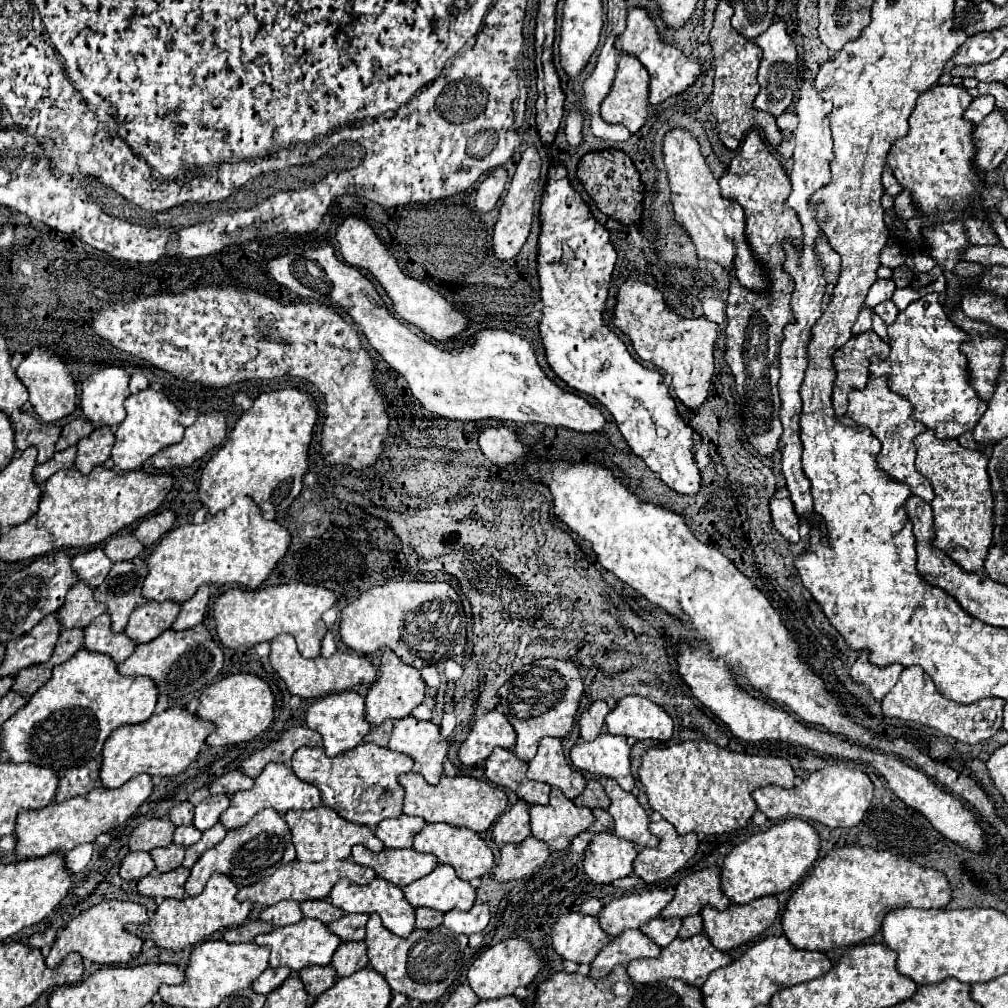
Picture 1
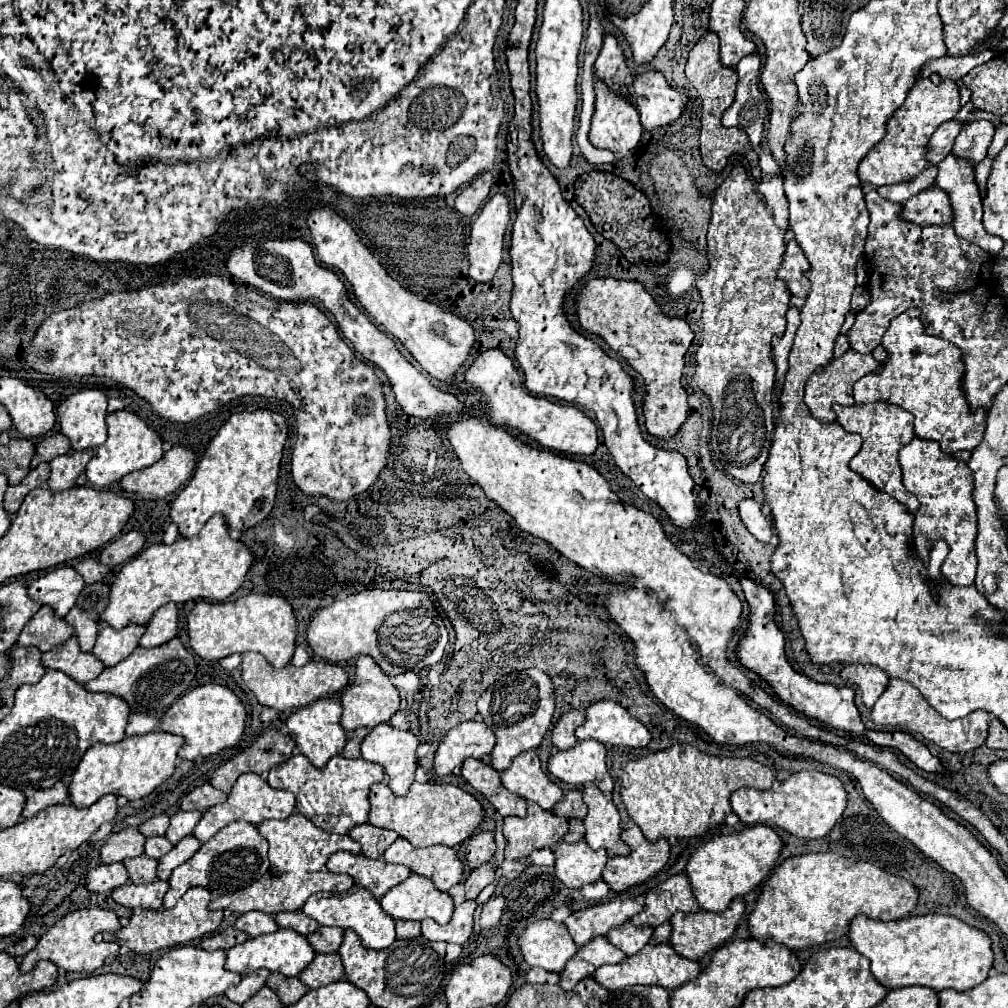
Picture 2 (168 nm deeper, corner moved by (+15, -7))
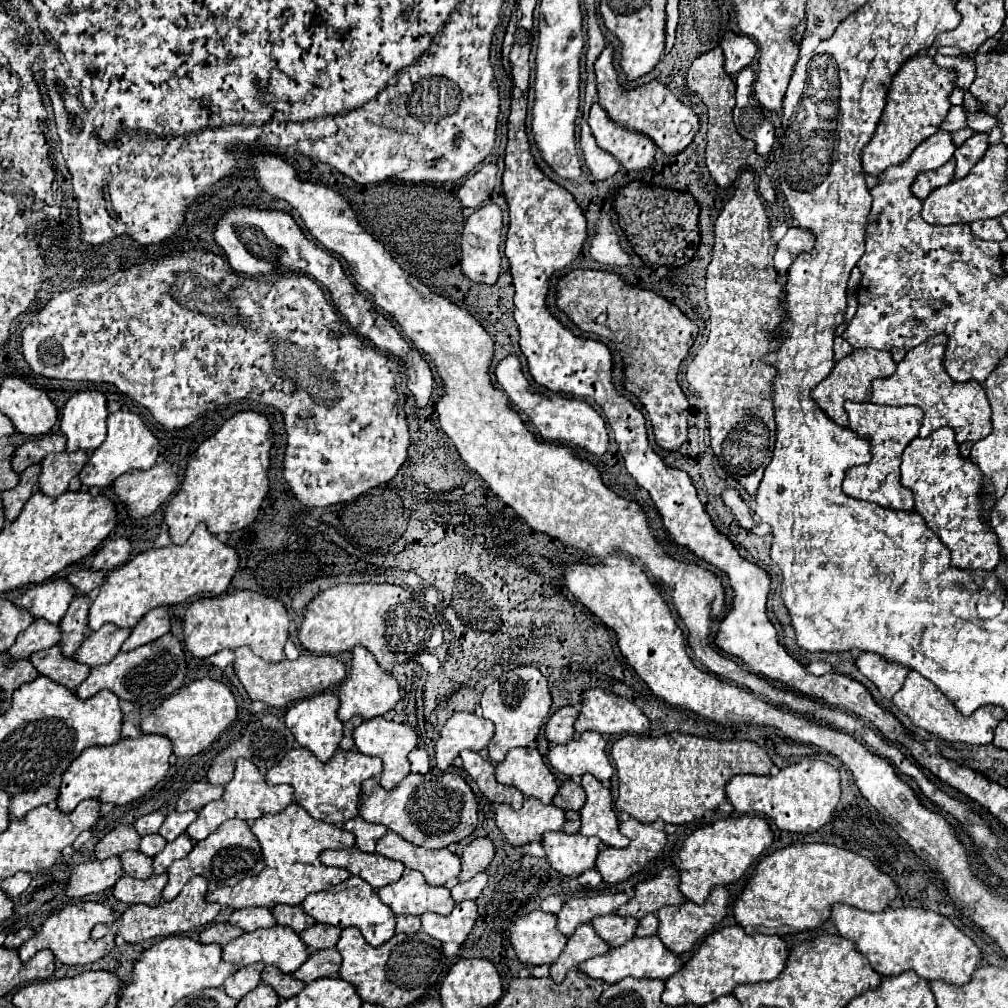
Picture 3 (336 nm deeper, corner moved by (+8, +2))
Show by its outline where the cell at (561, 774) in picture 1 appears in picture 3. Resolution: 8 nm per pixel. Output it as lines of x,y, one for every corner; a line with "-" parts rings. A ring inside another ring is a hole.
535,747
511,749
497,765
497,781
517,787
525,797
537,797
541,803
551,803
559,783
555,773
545,765

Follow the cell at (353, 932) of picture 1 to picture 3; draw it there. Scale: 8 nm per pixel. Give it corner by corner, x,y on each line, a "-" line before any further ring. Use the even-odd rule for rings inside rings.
317,923
317,925
309,927
307,931
301,931
299,935
313,949
329,949
329,947
335,947
335,943
337,943
337,939
341,935
341,929

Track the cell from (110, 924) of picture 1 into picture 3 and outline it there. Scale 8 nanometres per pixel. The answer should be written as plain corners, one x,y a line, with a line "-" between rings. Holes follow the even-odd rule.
95,901
67,905
59,913
51,915
35,937
31,937
29,941
25,941
19,947
19,957
21,957
21,961
29,961
37,951
51,949
55,959
59,959
65,965
87,965
87,963
93,963
97,959
101,959
103,955
107,955
115,947
115,941
113,941
113,937
103,937
103,939
93,941
91,939
91,929
97,923
109,923
111,925
113,921
115,921
113,909
107,907
107,905
101,905
101,903
95,903

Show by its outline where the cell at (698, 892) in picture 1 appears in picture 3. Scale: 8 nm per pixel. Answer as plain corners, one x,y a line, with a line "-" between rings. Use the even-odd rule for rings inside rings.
675,867
663,869
661,873
639,883
635,889
635,897
623,905
617,915
643,919
643,915
655,913
665,905
687,903
683,895
679,895
679,871
675,871

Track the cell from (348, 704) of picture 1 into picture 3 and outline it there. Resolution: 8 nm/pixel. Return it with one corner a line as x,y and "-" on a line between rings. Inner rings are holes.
319,693
315,697
297,701
293,707
289,707
289,711
285,713
285,725
291,729
301,747
309,749
317,759
329,761
333,753
339,749
339,741
343,737
343,723
337,717
337,709
339,697
335,693

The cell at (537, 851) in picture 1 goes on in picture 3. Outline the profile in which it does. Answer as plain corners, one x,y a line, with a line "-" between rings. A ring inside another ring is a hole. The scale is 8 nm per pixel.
481,871
479,875
471,877
469,881
465,881
465,883
457,883
457,885
451,889
453,899
455,899
457,903
467,901
467,899
477,899
477,897
479,897
479,893
485,889
487,879
489,879
487,871

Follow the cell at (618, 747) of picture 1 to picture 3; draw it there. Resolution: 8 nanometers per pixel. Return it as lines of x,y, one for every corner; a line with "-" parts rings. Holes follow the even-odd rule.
585,731
577,735
571,743
555,745
549,749
551,767
567,777
581,777
585,773
595,775
601,783
609,785
613,767
605,753
605,739
595,731

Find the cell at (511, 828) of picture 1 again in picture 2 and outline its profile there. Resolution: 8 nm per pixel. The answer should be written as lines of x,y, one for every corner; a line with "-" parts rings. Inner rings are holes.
478,832
466,844
466,864
470,870
486,864
492,860
496,852
494,832

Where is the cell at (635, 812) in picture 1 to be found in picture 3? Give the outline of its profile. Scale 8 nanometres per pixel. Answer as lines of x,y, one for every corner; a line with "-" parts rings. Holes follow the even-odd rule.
583,775
583,789
587,793
587,803
579,811
581,833
599,837
609,847
627,847
627,837
619,833
619,821
615,815
615,803
611,791
603,787
593,775

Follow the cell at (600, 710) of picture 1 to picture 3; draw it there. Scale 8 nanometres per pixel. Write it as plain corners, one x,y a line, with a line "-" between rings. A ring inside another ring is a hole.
561,707
559,711
555,711
547,725
545,725
545,737
549,739
551,745
559,745
559,743
567,743
573,739
573,723
579,717
579,711
575,707

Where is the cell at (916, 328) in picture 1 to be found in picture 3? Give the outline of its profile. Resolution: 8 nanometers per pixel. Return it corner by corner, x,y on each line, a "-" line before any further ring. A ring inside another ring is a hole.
933,335
925,343
907,351
891,377
875,379
871,383
871,401
879,405
917,405
923,409
925,419
919,437
931,435
939,427
951,427
955,431
957,443
979,441
991,433
991,407
983,387
977,381
957,383
953,381
945,367
943,357
947,349
947,335

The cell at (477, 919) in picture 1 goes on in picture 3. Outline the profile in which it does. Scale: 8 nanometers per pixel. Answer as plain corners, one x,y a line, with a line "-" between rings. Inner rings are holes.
463,901
455,905
455,909
449,915
437,915
437,913
423,913
421,915
421,929
443,943
455,941
463,943
477,921
477,903
475,901

